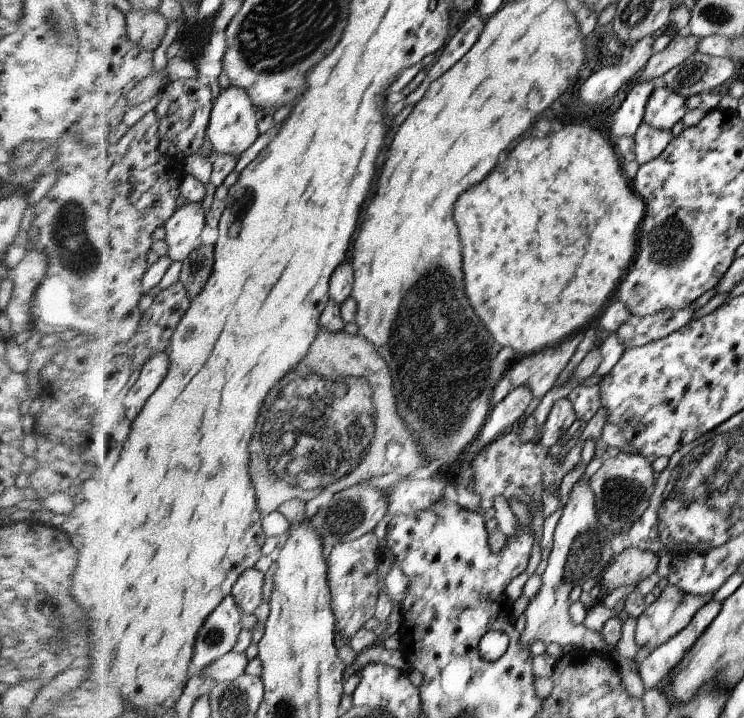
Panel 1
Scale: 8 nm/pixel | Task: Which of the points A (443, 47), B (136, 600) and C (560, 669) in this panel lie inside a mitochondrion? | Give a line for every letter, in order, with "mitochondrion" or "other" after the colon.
A: other
B: other
C: other

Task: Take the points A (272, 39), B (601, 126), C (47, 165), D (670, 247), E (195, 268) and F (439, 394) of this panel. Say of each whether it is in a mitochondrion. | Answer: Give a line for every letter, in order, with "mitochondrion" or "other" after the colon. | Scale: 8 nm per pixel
A: mitochondrion
B: other
C: other
D: mitochondrion
E: mitochondrion
F: mitochondrion

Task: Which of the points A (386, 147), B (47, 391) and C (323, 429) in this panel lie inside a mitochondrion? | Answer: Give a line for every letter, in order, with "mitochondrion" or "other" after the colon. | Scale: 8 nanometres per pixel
A: other
B: other
C: mitochondrion

